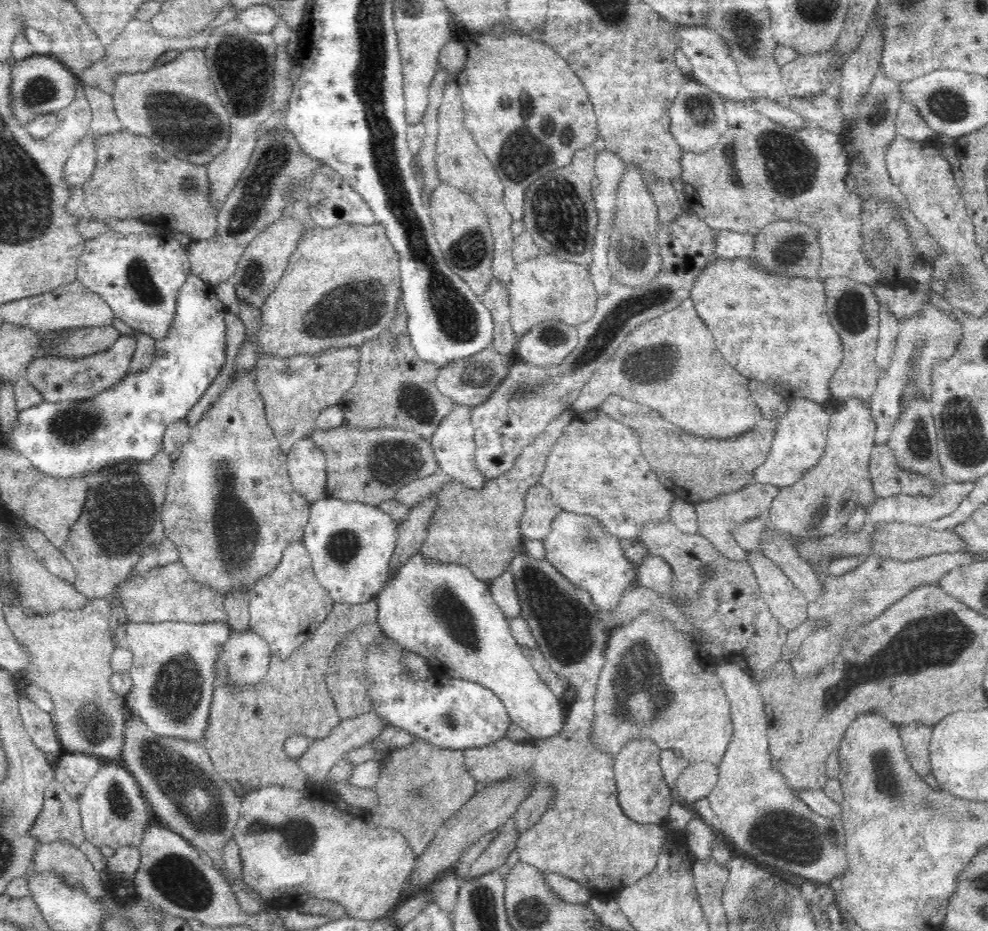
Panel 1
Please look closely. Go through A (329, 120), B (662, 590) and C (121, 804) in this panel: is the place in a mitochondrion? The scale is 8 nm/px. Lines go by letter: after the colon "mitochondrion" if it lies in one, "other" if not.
A: other
B: other
C: mitochondrion

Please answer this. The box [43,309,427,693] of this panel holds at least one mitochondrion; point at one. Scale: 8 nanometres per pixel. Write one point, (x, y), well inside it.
(121, 506)

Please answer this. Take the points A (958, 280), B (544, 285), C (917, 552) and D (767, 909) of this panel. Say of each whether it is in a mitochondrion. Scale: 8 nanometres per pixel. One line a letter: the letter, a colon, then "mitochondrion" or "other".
A: mitochondrion
B: other
C: other
D: mitochondrion

